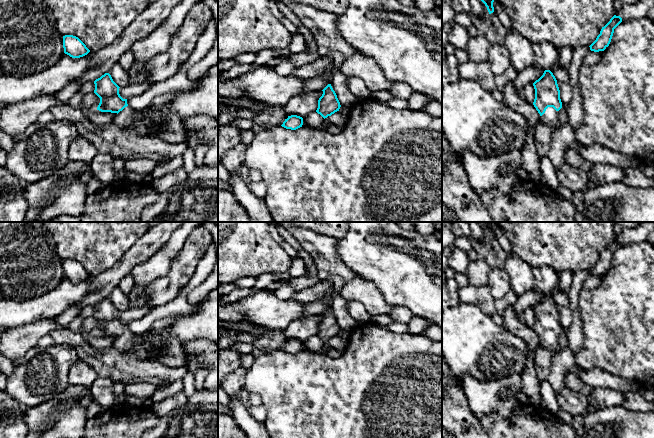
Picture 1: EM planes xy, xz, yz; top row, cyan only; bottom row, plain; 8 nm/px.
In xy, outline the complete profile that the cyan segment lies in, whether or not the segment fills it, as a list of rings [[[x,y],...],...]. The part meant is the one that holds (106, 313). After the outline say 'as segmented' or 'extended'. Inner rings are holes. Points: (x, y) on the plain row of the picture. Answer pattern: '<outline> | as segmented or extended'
[[[105,297],[94,305],[94,317],[100,322],[97,334],[117,337],[115,347],[122,353],[133,353],[140,360],[148,360],[149,352],[160,338],[155,333],[133,334],[119,318],[119,310],[109,297]]] | extended

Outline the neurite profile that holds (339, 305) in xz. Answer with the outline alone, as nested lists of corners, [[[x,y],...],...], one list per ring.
[[[340,295],[332,297],[330,308],[342,331],[350,333],[359,325],[359,323],[351,317],[347,310],[347,300]]]

